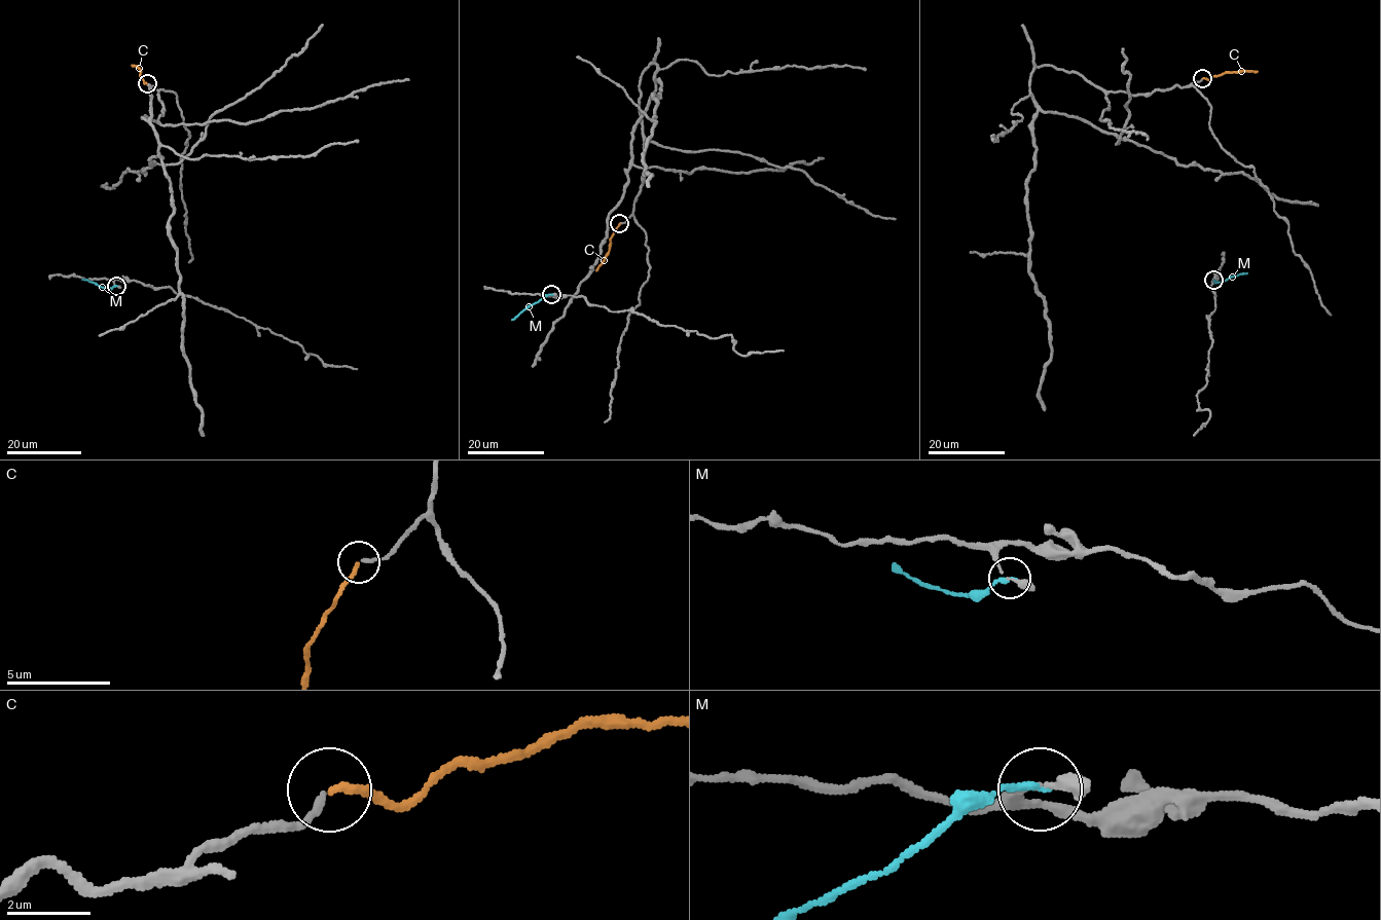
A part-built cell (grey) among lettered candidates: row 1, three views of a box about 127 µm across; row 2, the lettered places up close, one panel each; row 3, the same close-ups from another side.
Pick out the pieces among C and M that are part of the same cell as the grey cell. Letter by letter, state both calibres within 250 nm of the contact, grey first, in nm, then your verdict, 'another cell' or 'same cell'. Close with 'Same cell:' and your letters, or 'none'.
C: calibres 160 and 190 nm; same cell
M: calibres 200 and 160 nm; another cell
Same cell: C

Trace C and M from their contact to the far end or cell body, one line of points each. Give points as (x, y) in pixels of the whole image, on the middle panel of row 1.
C: (619, 223), (610, 238), (609, 254), (596, 270)
M: (551, 294), (511, 320)

